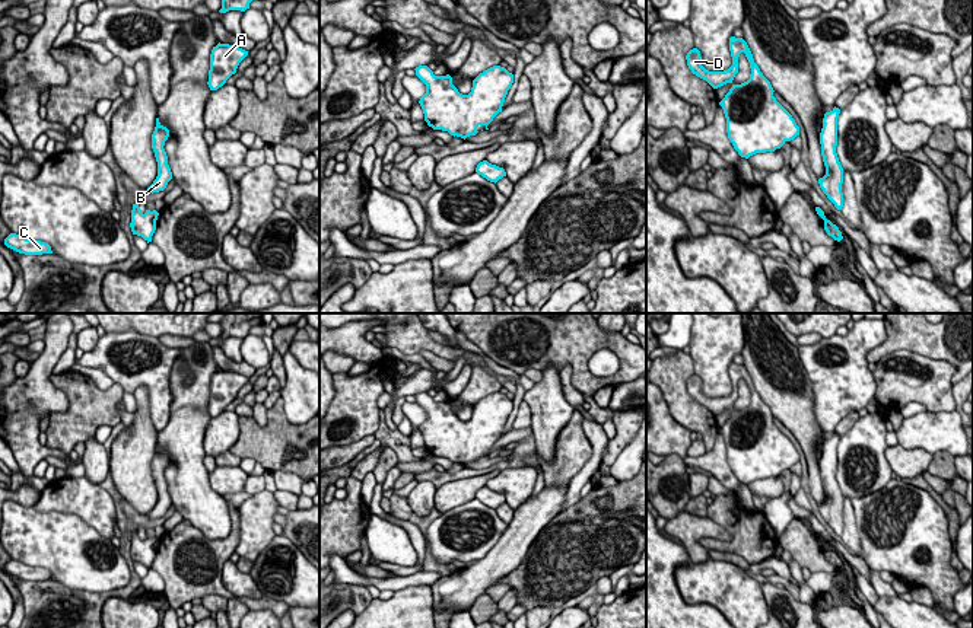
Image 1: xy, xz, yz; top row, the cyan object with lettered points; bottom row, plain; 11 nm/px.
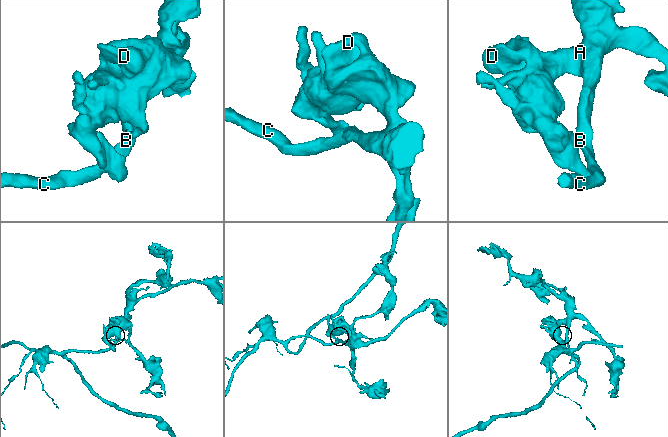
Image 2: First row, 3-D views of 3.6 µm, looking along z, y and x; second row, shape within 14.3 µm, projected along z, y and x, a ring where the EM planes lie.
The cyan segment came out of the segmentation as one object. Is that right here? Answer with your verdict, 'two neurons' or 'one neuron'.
one neuron

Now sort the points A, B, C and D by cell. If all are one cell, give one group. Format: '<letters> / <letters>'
A B C D

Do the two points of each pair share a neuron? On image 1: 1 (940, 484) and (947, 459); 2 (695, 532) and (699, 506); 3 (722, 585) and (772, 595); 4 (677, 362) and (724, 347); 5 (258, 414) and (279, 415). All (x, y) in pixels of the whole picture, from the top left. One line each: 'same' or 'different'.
1: same
2: different
3: different
4: different
5: different

